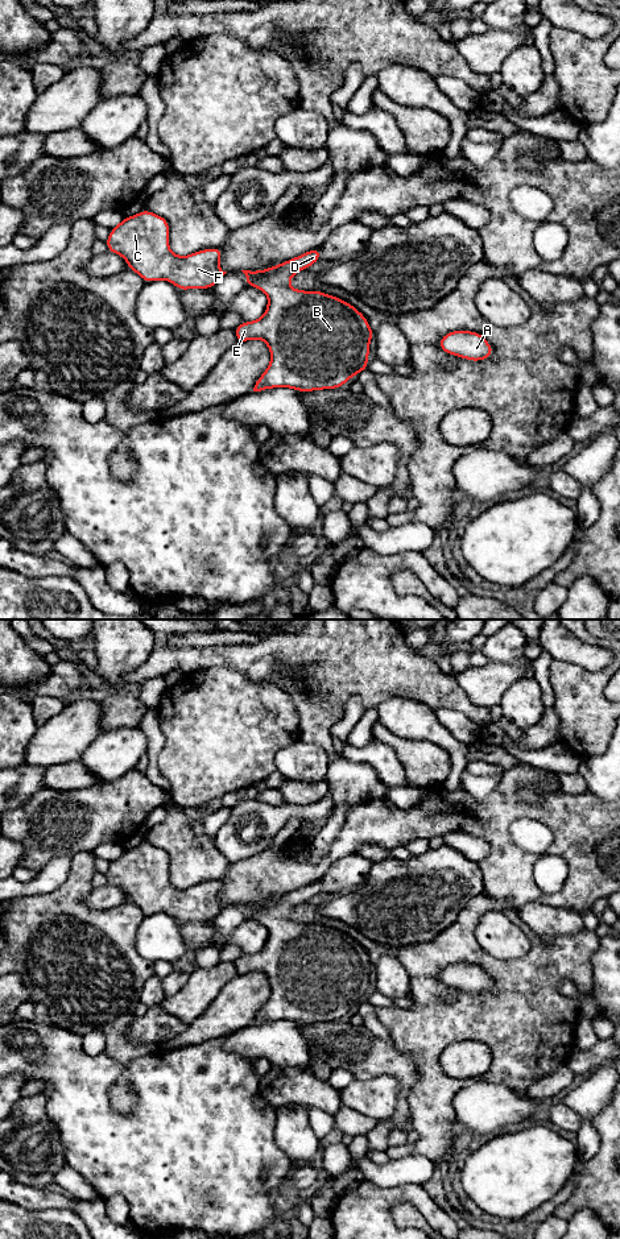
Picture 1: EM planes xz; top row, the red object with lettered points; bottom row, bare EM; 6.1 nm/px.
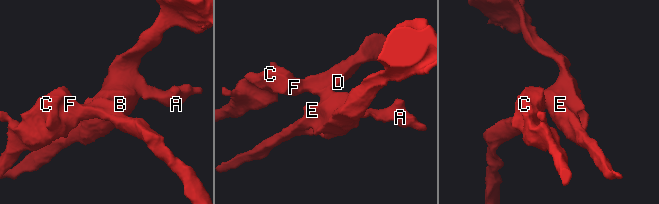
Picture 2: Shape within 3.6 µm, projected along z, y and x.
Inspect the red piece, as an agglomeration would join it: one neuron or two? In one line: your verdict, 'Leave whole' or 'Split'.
Leave whole

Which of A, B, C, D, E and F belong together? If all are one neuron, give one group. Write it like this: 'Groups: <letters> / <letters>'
Groups: A B C D E F

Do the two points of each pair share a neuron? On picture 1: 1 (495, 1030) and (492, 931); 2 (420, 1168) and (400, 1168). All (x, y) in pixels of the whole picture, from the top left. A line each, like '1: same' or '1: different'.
1: different
2: same

